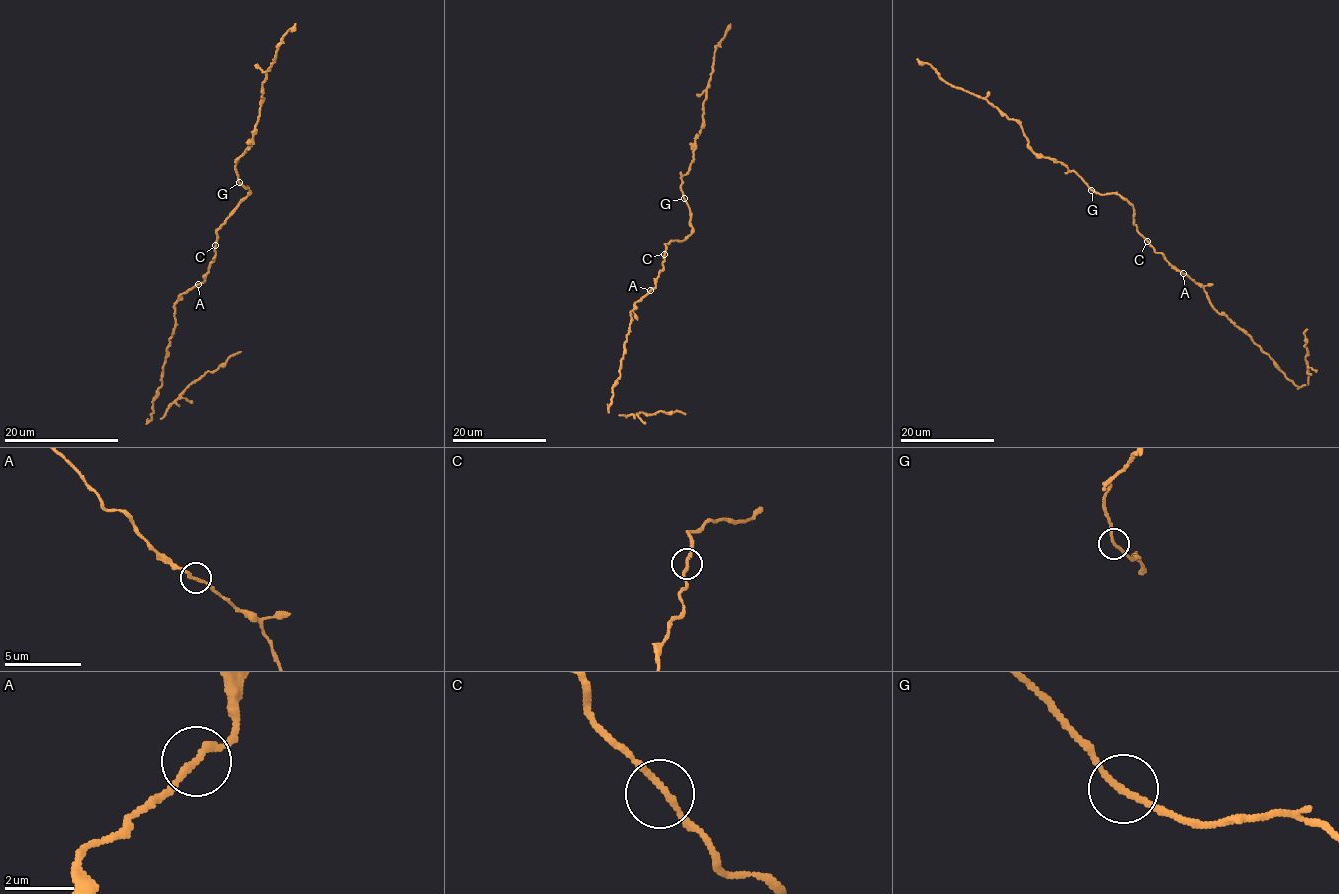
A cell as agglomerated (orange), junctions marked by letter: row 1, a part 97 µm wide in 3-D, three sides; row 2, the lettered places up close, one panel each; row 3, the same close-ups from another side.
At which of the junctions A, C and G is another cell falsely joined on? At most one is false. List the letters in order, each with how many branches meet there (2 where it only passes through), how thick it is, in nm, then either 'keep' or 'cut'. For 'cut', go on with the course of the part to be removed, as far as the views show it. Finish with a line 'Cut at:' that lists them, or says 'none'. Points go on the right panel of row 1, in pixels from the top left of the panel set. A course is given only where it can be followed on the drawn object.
A: 2 branches meet; 160 nm thick; keep
C: 2 branches meet; 170 nm thick; keep
G: 2 branches meet; 150 nm thick; cut; foreign part runs (1091, 189), (1064, 164), (1038, 156), (1014, 120), (986, 99), (952, 86), (929, 64), (916, 59)
Cut at: G

